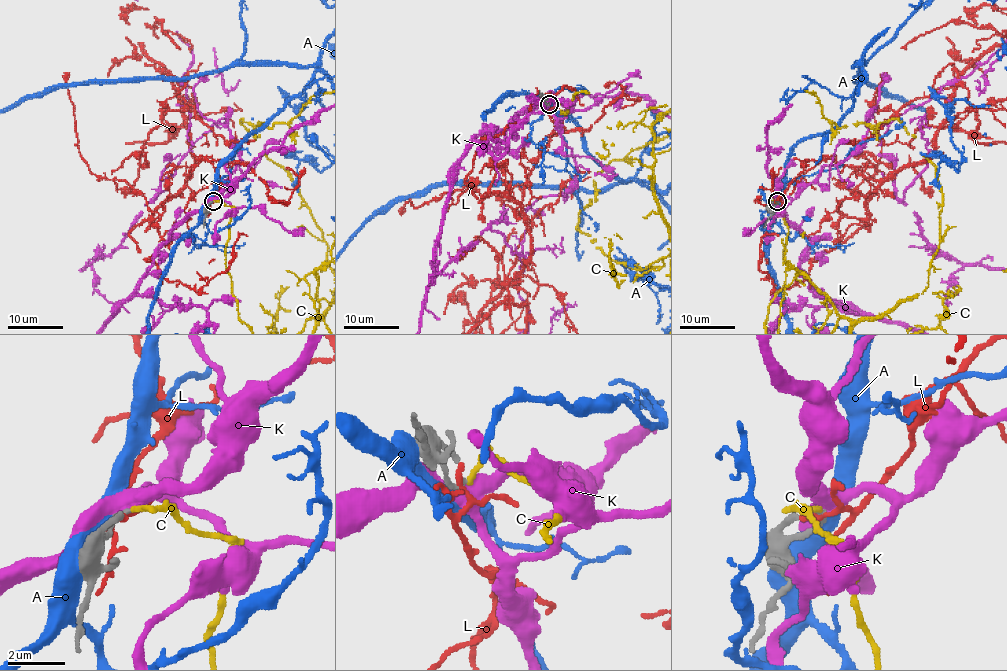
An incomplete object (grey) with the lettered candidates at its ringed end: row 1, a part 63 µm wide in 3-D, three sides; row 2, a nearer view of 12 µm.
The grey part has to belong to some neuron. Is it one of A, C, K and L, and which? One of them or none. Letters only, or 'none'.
C

